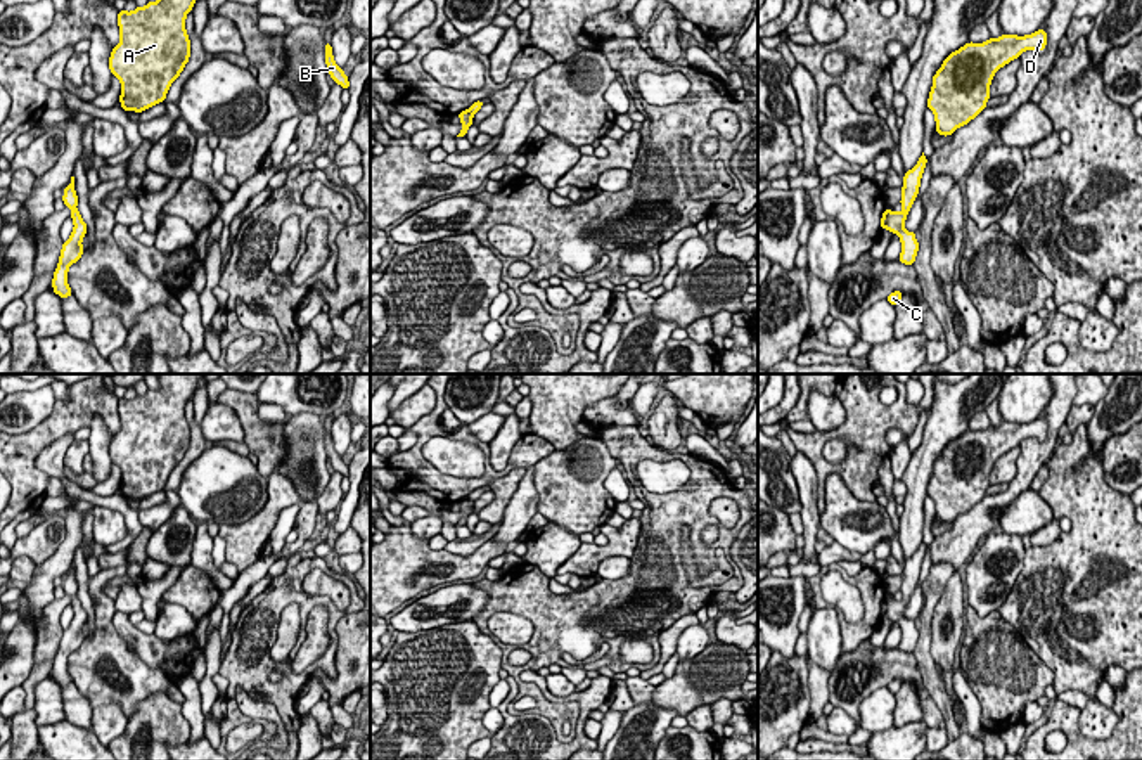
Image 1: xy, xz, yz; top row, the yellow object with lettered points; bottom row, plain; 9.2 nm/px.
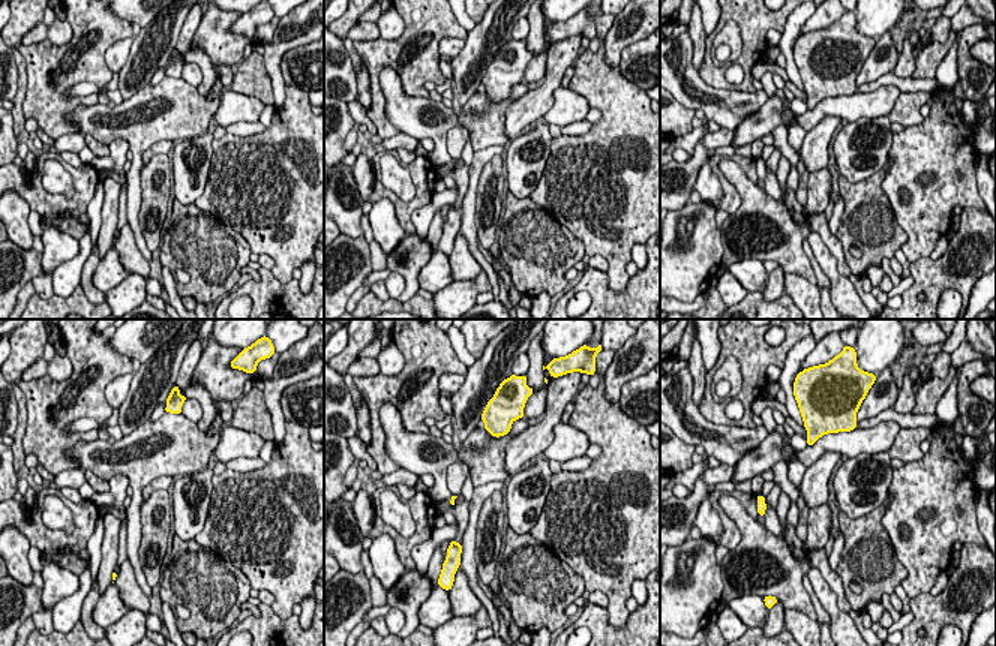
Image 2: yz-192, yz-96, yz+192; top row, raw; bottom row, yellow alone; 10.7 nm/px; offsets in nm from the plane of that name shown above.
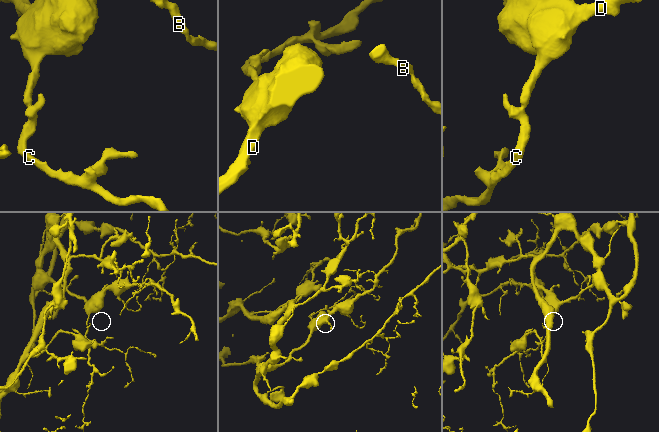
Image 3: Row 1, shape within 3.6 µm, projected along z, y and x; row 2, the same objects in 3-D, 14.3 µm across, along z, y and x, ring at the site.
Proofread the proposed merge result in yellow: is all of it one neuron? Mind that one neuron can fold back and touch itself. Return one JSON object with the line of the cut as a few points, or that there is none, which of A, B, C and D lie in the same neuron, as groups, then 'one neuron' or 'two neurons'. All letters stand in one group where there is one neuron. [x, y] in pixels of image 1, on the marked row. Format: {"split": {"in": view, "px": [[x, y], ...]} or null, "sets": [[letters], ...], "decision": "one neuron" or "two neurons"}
{"split": null, "sets": [["A", "B", "C", "D"]], "decision": "one neuron"}

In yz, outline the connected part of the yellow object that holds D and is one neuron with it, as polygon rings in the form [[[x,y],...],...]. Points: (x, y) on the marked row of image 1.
[[[1047,31],[1031,35],[1002,35],[983,43],[966,43],[948,54],[933,76],[927,109],[934,113],[936,132],[952,135],[959,126],[974,119],[990,99],[995,73],[1026,50],[1043,52]]]

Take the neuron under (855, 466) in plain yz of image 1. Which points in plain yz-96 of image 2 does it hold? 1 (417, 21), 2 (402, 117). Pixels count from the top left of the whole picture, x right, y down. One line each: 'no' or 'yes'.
1: yes
2: no

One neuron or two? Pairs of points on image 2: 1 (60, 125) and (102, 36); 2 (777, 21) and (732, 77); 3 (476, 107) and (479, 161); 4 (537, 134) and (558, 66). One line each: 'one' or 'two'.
1: one
2: two
3: two
4: two

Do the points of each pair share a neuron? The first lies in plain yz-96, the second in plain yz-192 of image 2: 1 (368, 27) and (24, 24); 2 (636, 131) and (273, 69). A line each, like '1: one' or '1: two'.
1: two
2: two

